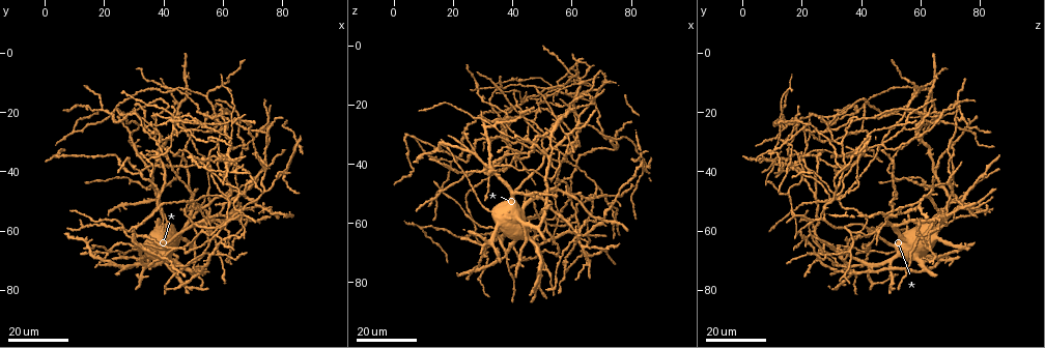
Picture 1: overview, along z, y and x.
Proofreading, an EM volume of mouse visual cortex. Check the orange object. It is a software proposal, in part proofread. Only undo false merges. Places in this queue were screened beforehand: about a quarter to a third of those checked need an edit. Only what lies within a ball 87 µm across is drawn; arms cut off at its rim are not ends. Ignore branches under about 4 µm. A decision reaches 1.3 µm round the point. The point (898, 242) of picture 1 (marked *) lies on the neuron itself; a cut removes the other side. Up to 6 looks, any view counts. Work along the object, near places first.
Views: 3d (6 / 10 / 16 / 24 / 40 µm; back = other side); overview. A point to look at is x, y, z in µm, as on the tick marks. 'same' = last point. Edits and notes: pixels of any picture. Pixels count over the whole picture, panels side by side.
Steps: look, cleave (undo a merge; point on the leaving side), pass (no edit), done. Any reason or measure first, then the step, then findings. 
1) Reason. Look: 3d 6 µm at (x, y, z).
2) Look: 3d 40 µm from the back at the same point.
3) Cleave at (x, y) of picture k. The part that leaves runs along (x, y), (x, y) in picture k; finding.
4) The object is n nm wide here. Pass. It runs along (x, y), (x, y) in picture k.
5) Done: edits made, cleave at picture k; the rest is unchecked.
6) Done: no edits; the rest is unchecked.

Three-way junction. Look: 3d 16 µm at (65, 51, 74).

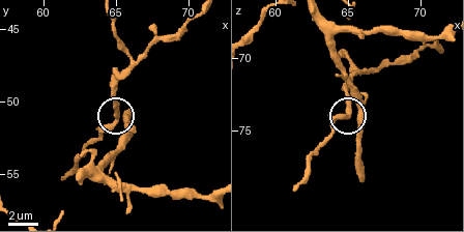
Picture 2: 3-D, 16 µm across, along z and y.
Closer look. Look: 3d 6 µm at (65.0, 51.0, 73.6).

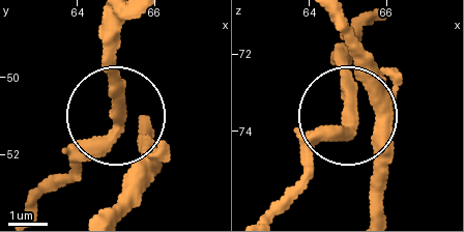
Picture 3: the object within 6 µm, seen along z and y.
Look: 3d 6 µm from the back at (65.05, 51.00, 73.75).

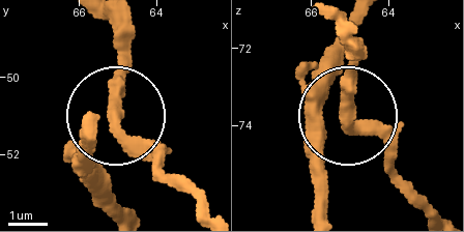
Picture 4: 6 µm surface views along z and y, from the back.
The side arm is 8 µm long. Pass. Continuous, no second neuron.

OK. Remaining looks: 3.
Three arms meet. Look: 3d 24 µm at (54, 20, 49).

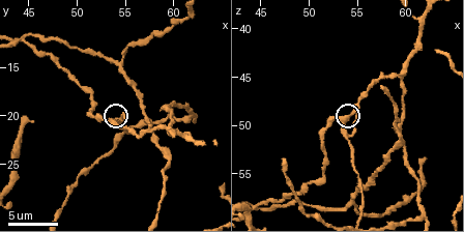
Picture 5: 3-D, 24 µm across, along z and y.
Look: 3d 6 µm at (53.4, 20.8, 49.8).

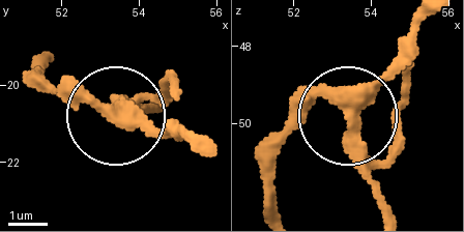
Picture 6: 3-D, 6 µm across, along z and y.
The object is 370 nm wide here. Pass. It runs along (424, 21), (361, 110), (312, 104), (256, 156) in picture 6; continuous, no second neuron.

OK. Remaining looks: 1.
Done: no edits; the rest is unchecked.

